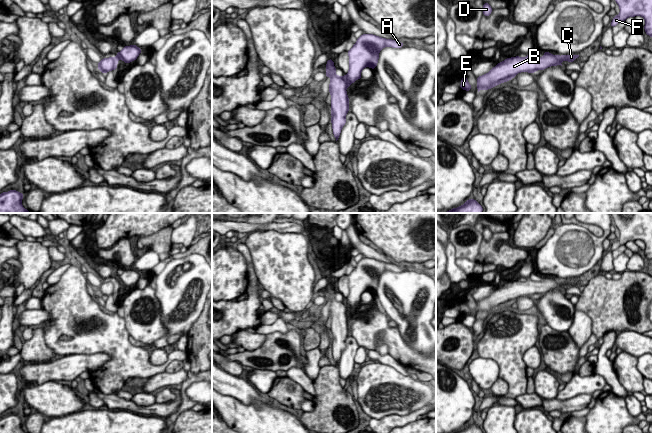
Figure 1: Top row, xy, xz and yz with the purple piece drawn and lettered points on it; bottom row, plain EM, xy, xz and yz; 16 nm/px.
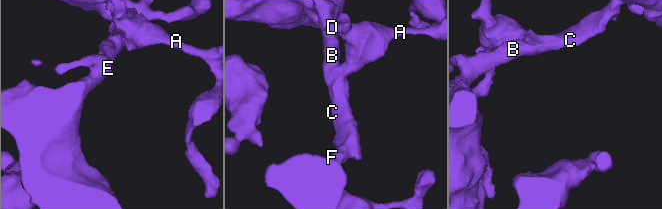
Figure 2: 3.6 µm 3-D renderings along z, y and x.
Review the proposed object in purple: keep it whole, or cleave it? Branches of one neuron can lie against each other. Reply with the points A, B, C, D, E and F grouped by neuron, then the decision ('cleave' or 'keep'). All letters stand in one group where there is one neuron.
A B C D E F | keep

